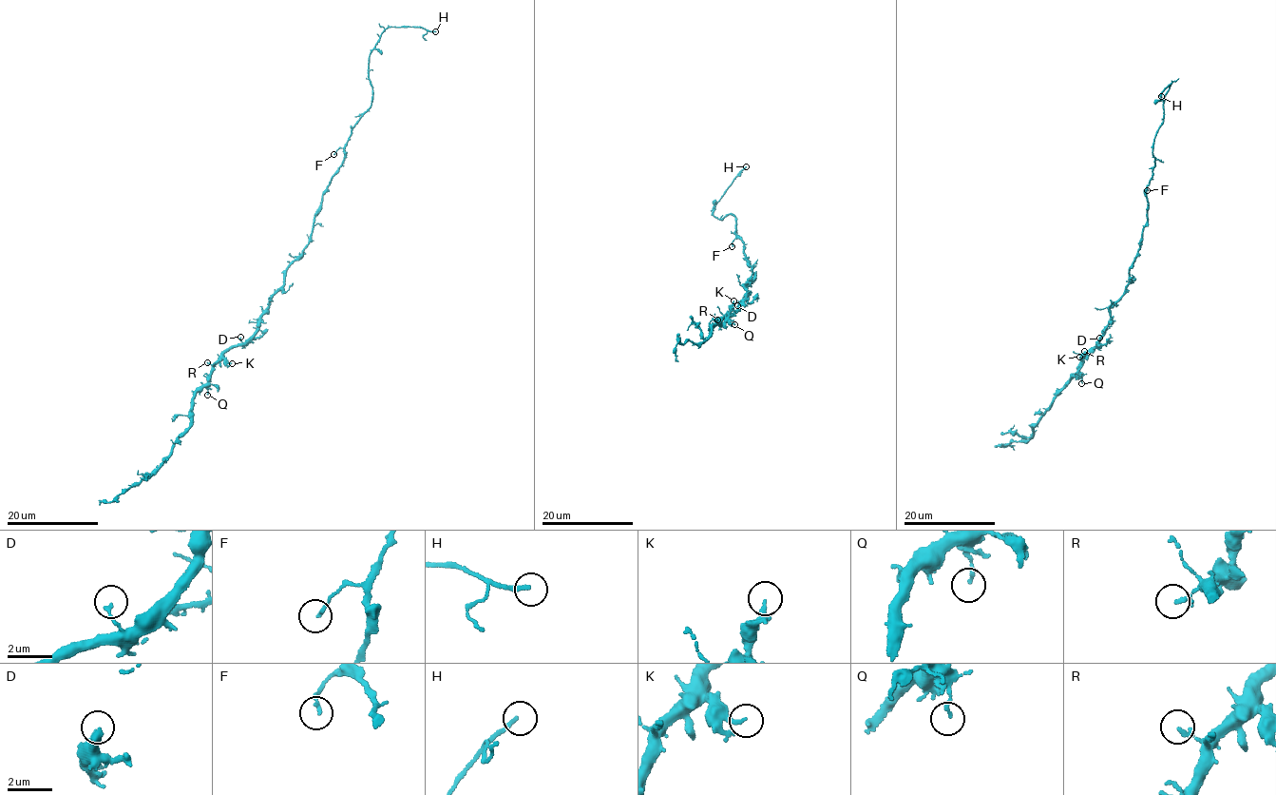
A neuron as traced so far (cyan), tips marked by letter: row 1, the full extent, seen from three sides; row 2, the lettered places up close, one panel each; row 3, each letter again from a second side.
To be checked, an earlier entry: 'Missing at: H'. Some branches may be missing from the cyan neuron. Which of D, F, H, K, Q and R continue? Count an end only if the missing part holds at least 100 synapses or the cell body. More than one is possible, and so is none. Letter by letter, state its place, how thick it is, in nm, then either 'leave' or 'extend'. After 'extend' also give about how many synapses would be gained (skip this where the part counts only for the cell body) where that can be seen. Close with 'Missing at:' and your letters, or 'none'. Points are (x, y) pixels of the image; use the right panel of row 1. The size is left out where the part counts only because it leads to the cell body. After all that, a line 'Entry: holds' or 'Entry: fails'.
D: (1099, 338) | 120 nm | leave
F: (1147, 190) | 130 nm | leave
H: (1161, 96) | 180 nm | extend
K: (1079, 357) | 160 nm | leave
Q: (1081, 383) | 120 nm | leave
R: (1084, 351) | 180 nm | leave
Missing at: H
Entry: holds

